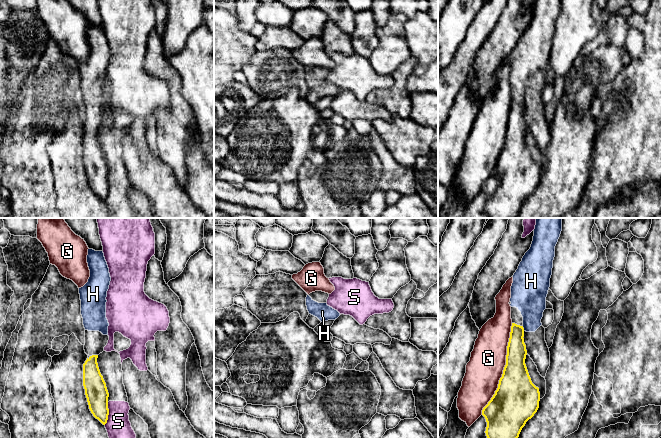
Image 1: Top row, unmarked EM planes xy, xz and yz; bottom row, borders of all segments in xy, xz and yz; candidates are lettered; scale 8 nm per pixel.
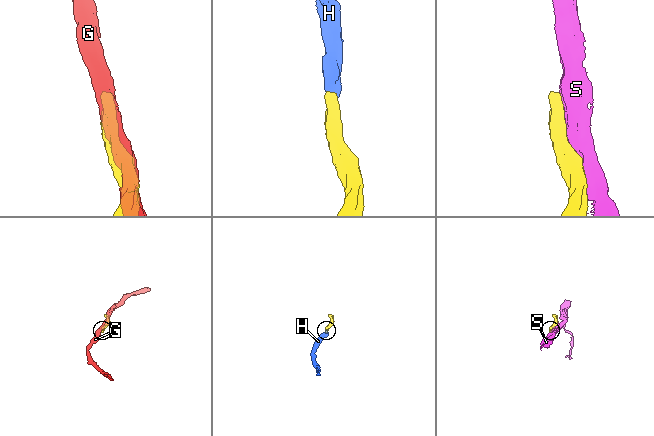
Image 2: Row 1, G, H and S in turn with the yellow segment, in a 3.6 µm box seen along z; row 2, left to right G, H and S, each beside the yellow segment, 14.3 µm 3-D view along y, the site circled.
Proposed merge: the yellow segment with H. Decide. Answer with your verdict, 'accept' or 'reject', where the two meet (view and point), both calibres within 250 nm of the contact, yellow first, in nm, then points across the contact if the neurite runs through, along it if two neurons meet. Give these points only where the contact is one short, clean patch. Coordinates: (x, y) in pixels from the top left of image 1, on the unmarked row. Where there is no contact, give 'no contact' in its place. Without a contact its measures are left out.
accept; meets yellow in yz at (523, 104); 160 nm thick on the yellow side, 260 nm on the other; runs through yz (516, 126), (516, 111), (523, 104), (530, 97), (530, 74)

